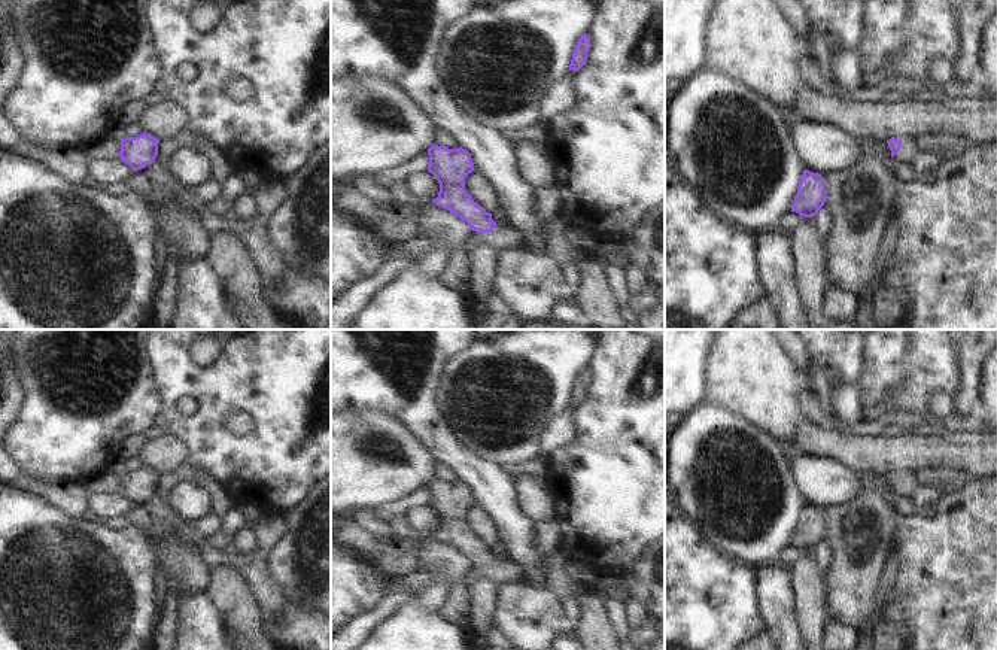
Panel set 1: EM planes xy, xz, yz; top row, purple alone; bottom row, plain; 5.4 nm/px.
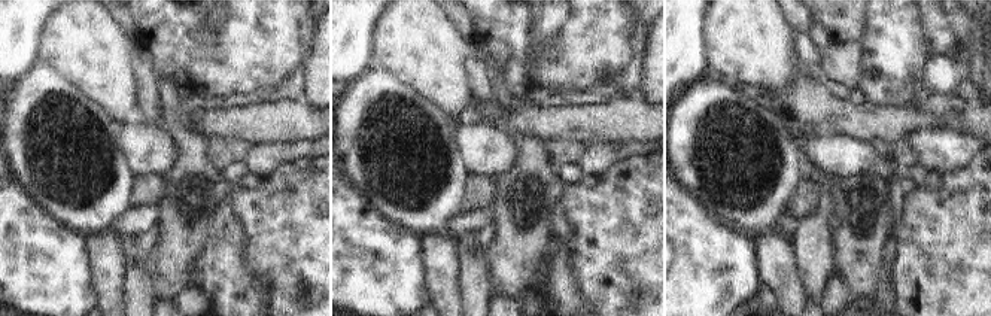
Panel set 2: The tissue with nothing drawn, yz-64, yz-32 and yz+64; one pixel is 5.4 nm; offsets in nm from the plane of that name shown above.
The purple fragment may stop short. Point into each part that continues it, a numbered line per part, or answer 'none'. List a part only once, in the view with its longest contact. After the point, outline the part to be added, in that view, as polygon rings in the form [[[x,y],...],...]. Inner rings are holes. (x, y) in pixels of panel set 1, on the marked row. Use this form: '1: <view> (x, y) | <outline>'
1: xz (455, 276) | [[[496,224],[490,233],[471,231],[471,236],[449,253],[447,264],[438,277],[440,283],[468,295],[469,267],[468,252],[477,246],[489,246],[496,250],[519,247],[523,243],[523,233],[510,224]]]

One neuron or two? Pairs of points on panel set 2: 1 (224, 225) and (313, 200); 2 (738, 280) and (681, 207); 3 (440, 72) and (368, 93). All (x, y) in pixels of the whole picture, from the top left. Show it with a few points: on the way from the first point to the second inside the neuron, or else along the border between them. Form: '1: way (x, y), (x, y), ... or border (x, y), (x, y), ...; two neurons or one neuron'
1: border (228, 198), (245, 234), (246, 255); two neurons
2: way (724, 263), (687, 225); one neuron
3: border (373, 63), (389, 70), (431, 102); two neurons

